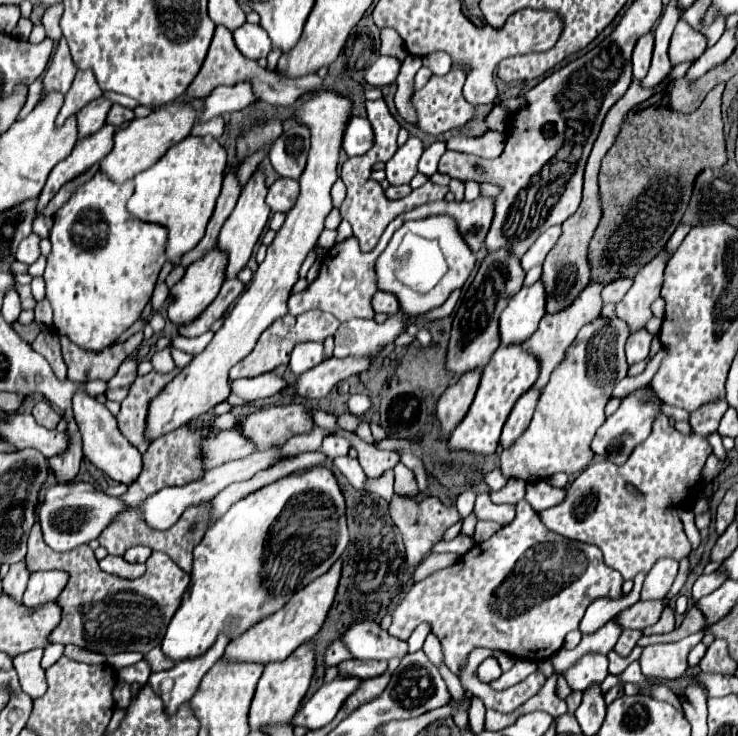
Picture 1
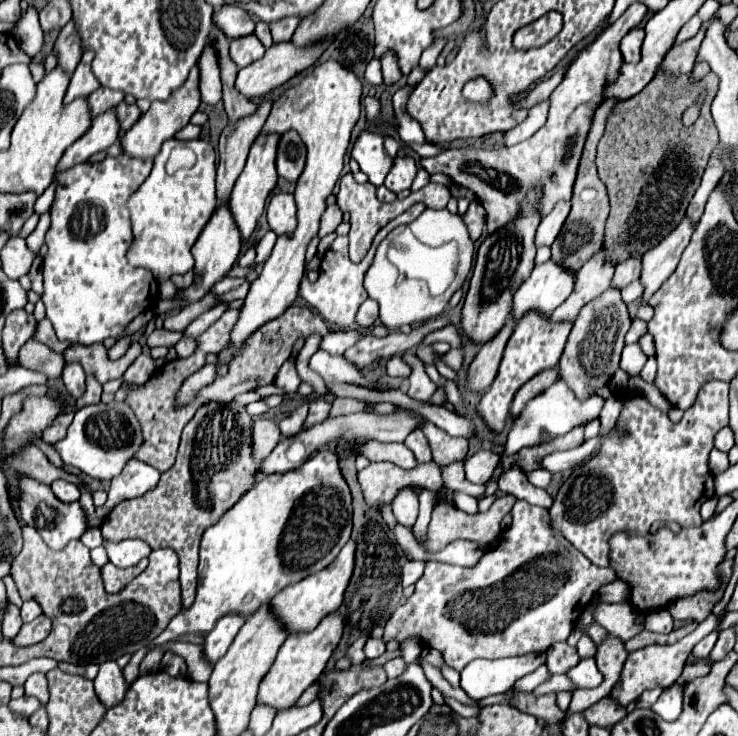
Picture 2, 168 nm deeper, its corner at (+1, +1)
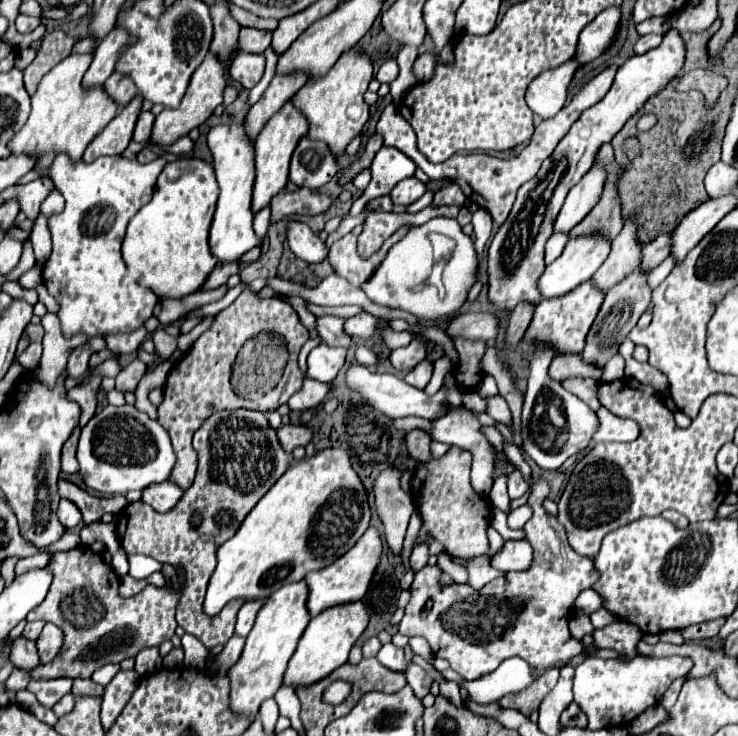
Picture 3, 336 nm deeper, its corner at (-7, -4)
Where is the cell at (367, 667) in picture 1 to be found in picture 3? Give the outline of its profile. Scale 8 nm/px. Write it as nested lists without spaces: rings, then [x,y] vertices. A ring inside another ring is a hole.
[[[410,663],[410,665],[408,665],[406,679],[408,679],[408,685],[416,691],[416,695],[418,695],[418,697],[428,695],[428,693],[430,693],[430,685],[434,683],[434,677],[432,677],[428,671],[424,671],[422,667],[414,665],[414,663]]]

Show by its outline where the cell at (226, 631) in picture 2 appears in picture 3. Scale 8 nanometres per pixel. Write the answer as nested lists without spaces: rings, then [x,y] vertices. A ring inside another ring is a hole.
[[[246,601],[242,605],[242,609],[238,611],[238,621],[236,621],[236,635],[246,637],[254,625],[256,613],[260,611],[260,607],[264,605],[264,601]]]

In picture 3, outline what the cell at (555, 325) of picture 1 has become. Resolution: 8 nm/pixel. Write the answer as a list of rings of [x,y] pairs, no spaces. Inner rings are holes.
[[[636,217],[624,223],[620,235],[612,241],[612,251],[602,267],[594,273],[594,281],[602,291],[612,289],[624,277],[638,269],[642,257],[642,243],[636,237]]]

